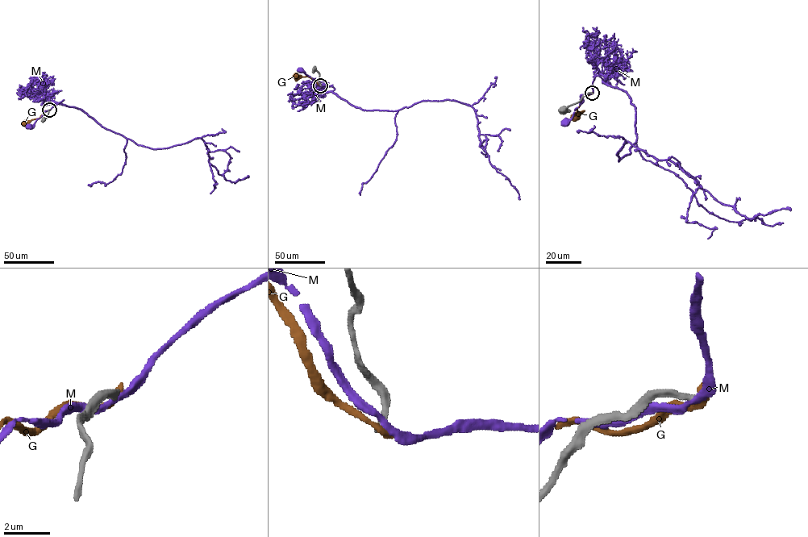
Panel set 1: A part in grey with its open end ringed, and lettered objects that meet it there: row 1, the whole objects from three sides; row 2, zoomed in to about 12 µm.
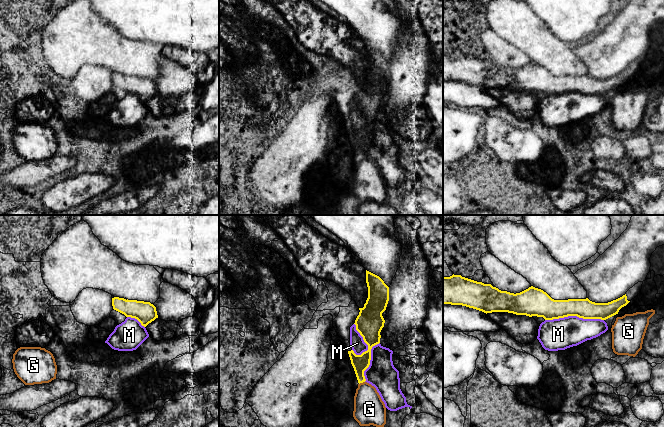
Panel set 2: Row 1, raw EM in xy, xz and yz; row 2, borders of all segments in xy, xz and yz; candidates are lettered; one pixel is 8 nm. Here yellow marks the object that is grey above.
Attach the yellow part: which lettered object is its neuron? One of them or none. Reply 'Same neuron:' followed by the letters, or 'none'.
Same neuron: none

